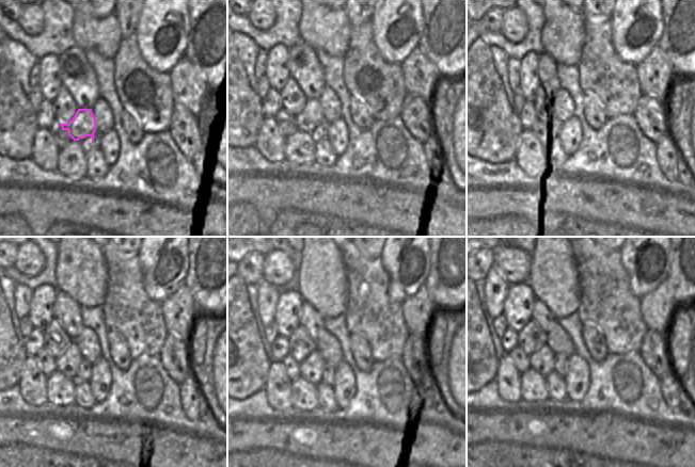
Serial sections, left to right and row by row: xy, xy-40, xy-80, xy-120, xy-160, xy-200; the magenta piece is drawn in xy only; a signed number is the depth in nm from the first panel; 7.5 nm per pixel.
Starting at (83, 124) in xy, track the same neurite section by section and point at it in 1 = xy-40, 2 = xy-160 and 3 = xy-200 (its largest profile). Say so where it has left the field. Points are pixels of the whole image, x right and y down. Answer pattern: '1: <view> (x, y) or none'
1: xy-40 (311, 117)
2: xy-160 (305, 360)
3: xy-200 (542, 360)

